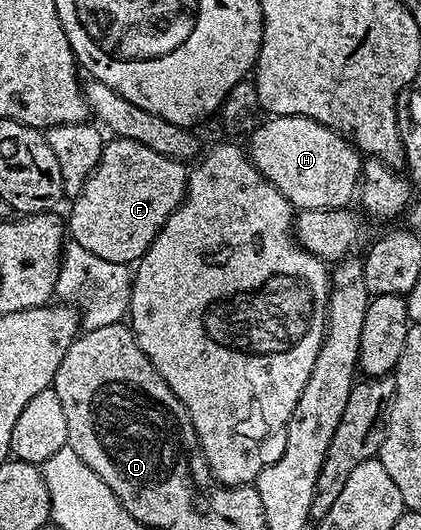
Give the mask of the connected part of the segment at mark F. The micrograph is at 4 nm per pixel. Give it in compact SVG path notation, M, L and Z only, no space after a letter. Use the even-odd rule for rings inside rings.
M109 138L104 145L104 152L98 166L84 183L79 195L71 200L72 212L66 215L66 231L71 242L82 245L90 253L106 261L122 264L135 264L148 252L148 246L156 239L164 223L176 212L188 194L189 168L179 159L162 157L138 141Z

